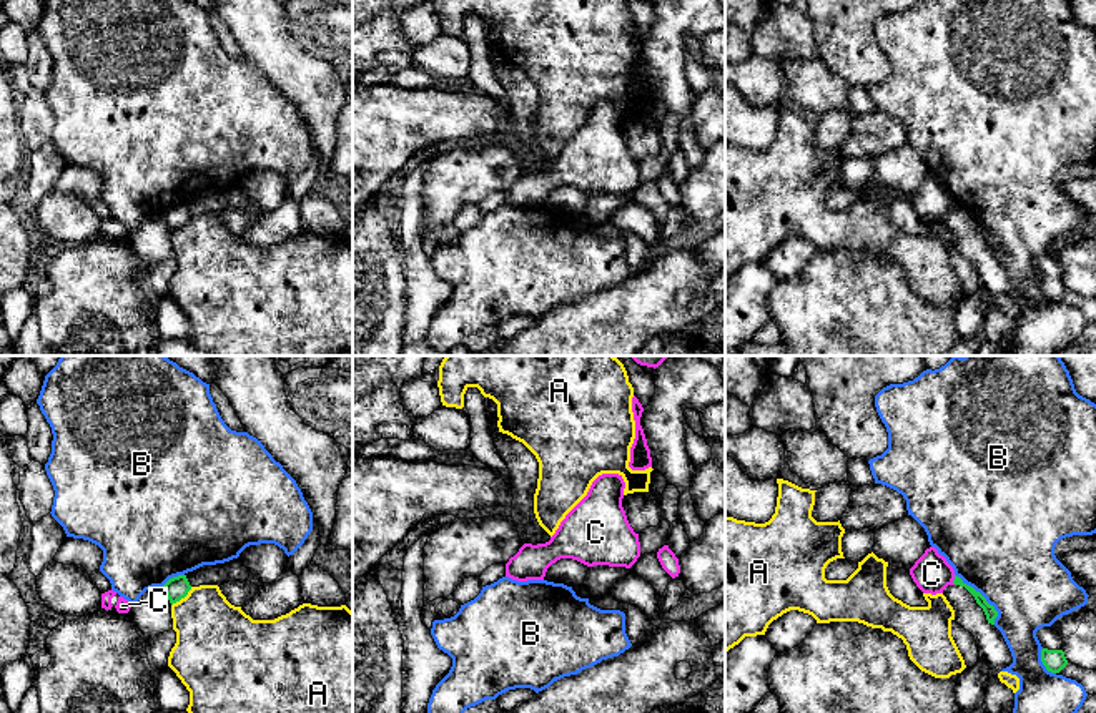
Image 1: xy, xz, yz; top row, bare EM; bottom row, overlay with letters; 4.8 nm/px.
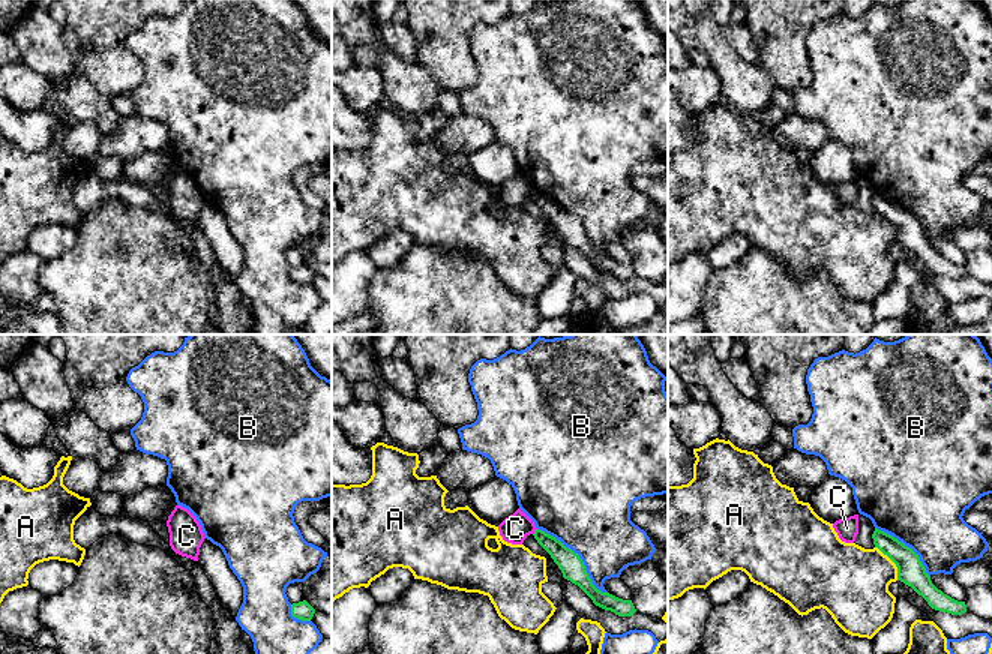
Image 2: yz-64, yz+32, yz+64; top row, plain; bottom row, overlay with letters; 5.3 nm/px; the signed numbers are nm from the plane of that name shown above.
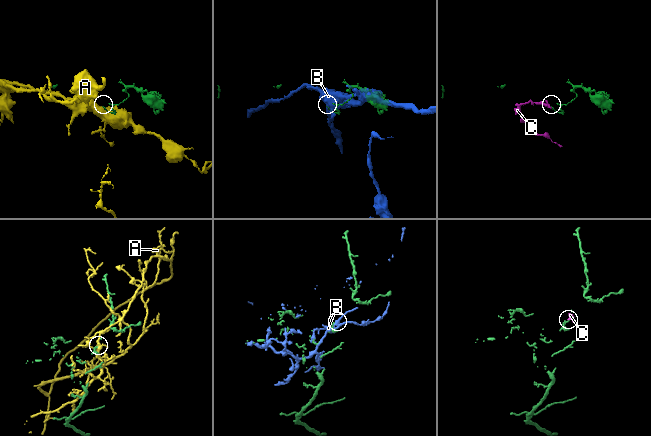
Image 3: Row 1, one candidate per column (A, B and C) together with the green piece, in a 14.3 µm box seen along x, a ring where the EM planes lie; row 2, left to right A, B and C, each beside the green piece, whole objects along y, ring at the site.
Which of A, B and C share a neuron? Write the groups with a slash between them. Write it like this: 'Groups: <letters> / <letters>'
Groups: A / B / C

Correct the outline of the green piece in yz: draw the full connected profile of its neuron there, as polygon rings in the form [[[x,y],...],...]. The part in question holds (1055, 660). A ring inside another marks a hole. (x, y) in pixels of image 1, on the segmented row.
[[[1043,648],[1041,650],[1041,661],[1046,666],[1046,670],[1051,673],[1059,673],[1068,665],[1068,660],[1066,660],[1063,650]]]

